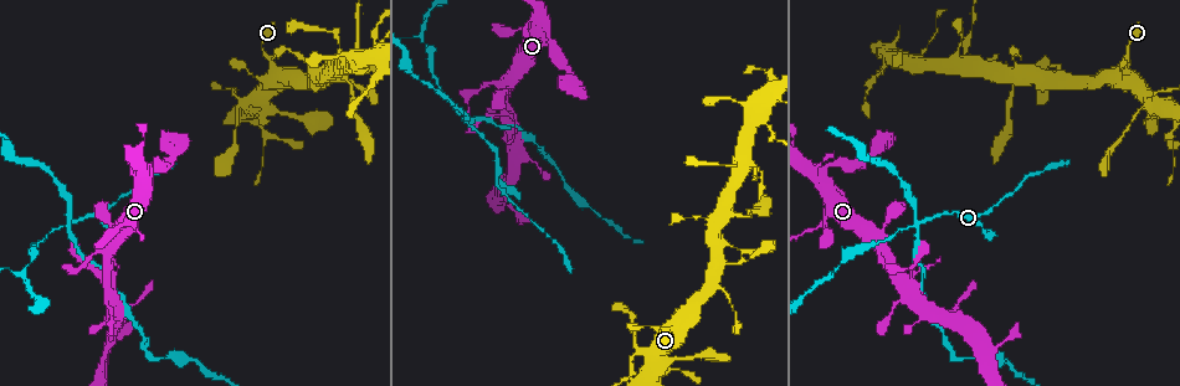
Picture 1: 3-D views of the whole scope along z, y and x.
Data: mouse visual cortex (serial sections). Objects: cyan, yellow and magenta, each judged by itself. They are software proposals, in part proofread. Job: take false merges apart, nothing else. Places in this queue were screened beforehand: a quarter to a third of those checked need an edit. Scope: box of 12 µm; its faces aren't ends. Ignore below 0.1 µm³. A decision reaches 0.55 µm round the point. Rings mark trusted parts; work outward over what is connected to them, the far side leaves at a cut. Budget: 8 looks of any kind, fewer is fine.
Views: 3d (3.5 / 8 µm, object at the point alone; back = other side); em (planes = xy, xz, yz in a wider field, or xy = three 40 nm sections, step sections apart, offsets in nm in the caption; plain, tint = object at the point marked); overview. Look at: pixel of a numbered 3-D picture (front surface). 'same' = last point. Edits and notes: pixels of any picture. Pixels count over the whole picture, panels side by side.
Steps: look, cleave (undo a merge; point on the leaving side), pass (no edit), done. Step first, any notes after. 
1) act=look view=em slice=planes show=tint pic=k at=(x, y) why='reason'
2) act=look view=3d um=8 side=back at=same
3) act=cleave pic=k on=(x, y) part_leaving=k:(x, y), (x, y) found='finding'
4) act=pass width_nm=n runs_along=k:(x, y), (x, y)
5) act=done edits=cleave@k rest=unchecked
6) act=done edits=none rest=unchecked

act=look view=3d um=3.5 pic=1 at=(67, 223) why='looks like a crossing'

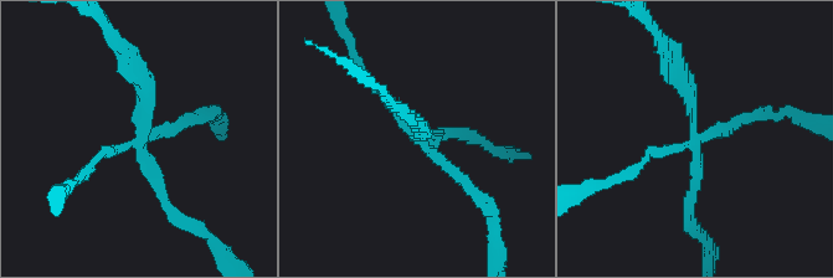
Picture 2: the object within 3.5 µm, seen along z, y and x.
act=look view=em slice=xy step=5 show=tint pic=2 at=(144, 143) arms=4 arm_widths_nm=150,150,150,200 why='need the tissue'

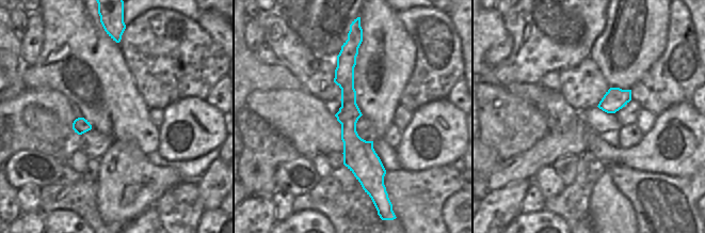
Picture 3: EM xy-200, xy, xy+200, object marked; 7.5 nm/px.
act=cleave pic=2 on=(693, 186) part_leaving=2:(697, 149), (690, 226), (699, 237) found='a second cell is stuck on'

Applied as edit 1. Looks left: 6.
act=look view=overview

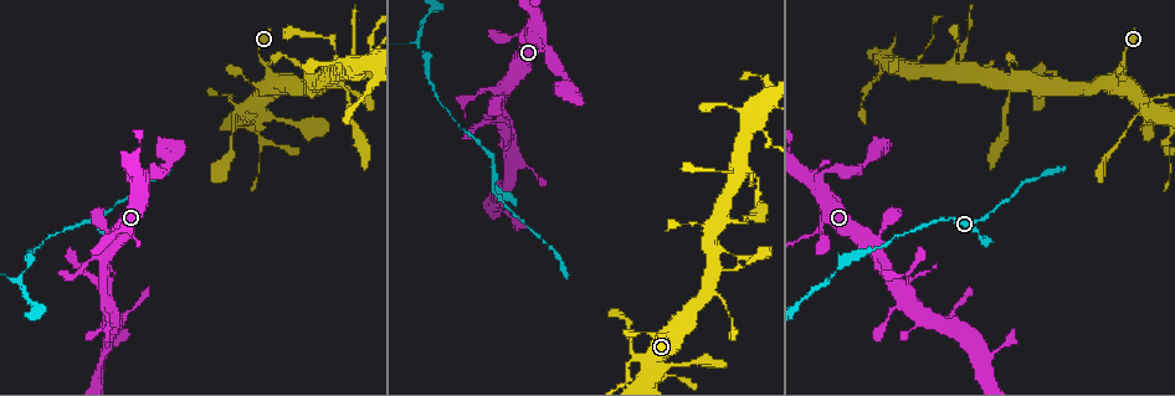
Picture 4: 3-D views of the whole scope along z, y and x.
act=look view=3d um=3.5 pic=4 at=(504, 114) why='a fork'

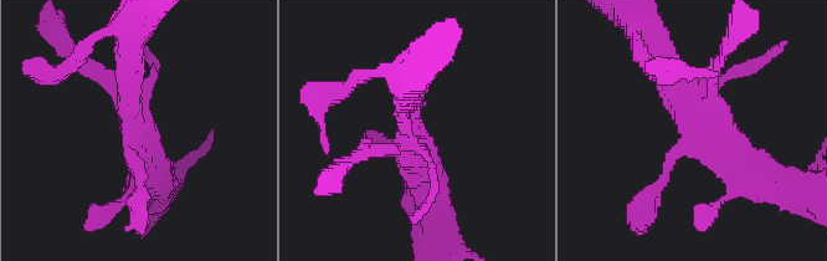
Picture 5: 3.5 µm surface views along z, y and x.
act=look view=em slice=xy step=1 show=tint pic=5 at=(410, 126)

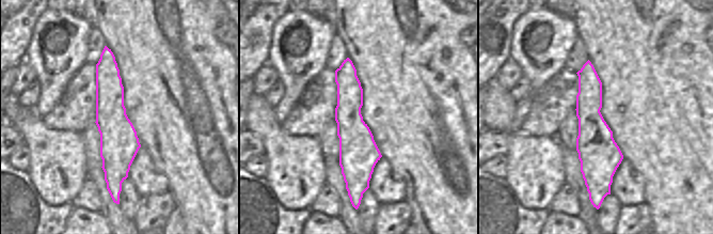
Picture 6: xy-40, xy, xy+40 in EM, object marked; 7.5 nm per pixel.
act=pass runs_along=5:(650, 45), (684, 114), (751, 164) found='one cell here'

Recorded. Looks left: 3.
act=look view=3d um=3.5 side=back pic=4 at=(417, 44) why='branch point'

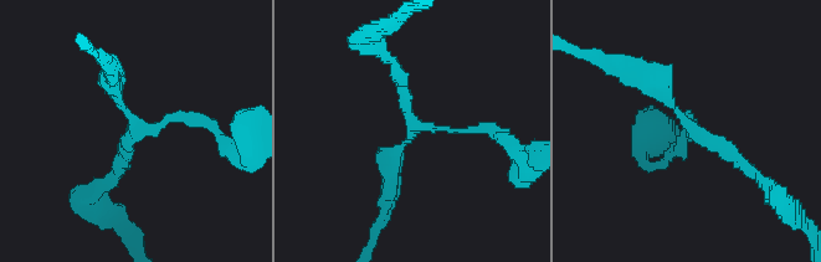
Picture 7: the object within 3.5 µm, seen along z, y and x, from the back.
act=look view=em slice=xy step=2 show=tint pic=7 at=(133, 125)

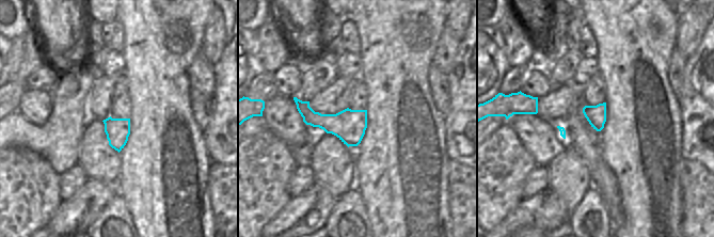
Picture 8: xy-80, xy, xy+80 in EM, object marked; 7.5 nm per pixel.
act=pass found='continuous, no second cell'

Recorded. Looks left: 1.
act=done edits=cleave@2 rest=unchecked

